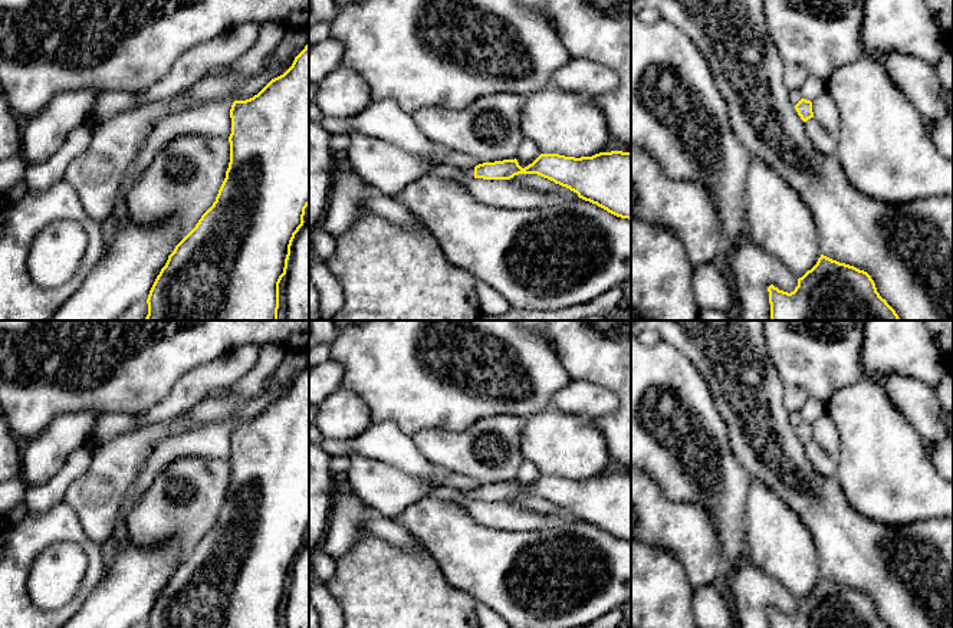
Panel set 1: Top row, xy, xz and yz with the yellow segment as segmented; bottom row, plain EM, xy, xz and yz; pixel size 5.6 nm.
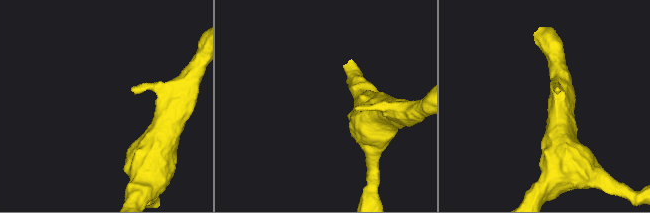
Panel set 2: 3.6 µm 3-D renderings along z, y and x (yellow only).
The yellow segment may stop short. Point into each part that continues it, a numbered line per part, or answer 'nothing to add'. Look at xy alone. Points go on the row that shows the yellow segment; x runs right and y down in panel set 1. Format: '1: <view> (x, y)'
nothing to add

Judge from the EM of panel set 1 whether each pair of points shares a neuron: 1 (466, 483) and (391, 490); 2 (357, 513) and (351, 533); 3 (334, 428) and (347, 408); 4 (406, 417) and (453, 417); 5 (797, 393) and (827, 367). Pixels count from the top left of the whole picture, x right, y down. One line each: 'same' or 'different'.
1: different
2: same
3: same
4: same
5: different

